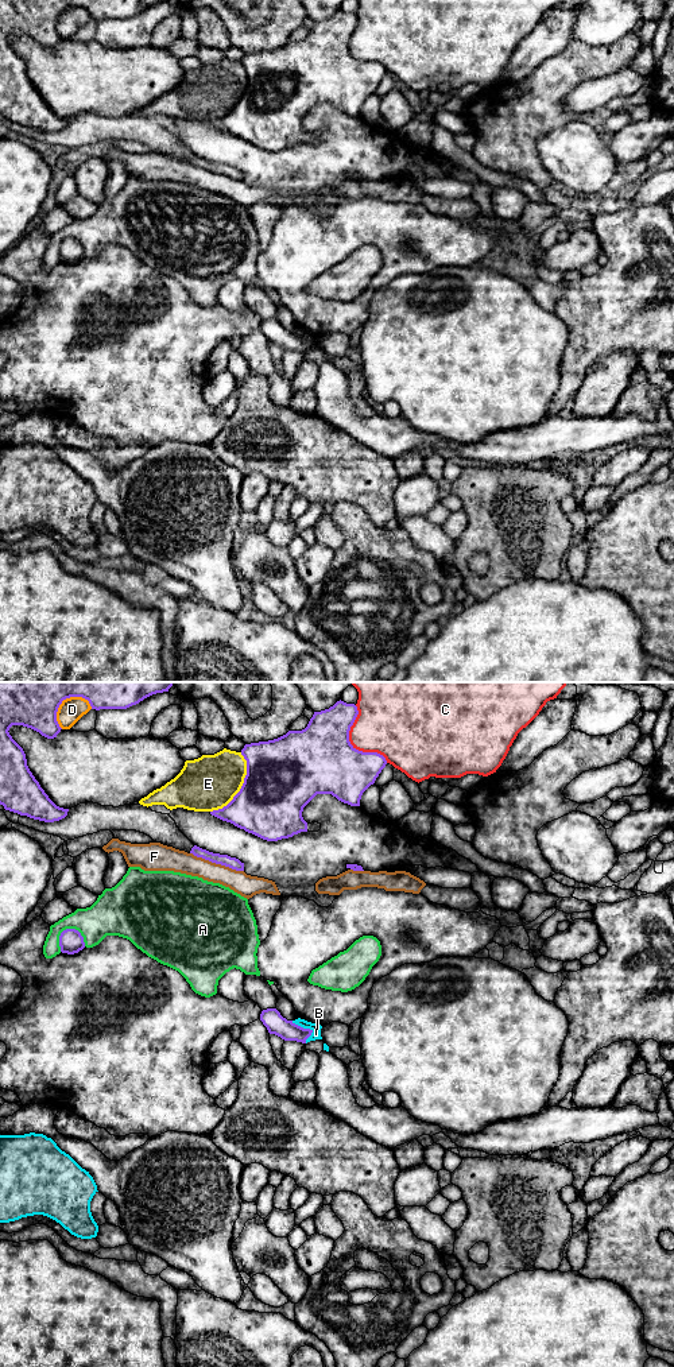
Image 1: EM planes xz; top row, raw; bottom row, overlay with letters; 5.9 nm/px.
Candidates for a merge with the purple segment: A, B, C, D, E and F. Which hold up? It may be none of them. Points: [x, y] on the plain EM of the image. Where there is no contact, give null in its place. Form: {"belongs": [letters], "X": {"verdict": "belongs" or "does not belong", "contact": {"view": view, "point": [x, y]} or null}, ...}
{"belongs": [], "A": {"verdict": "does not belong", "contact": {"view": "xz", "point": [74, 239]}}, "B": {"verdict": "does not belong", "contact": {"view": "xz", "point": [308, 339]}}, "C": {"verdict": "does not belong", "contact": {"view": "xz", "point": [349, 53]}}, "D": {"verdict": "does not belong", "contact": {"view": "xz", "point": [61, 12]}}, "E": {"verdict": "does not belong", "contact": {"view": "xz", "point": [241, 96]}}, "F": {"verdict": "does not belong", "contact": {"view": "xz", "point": [217, 173]}}}

